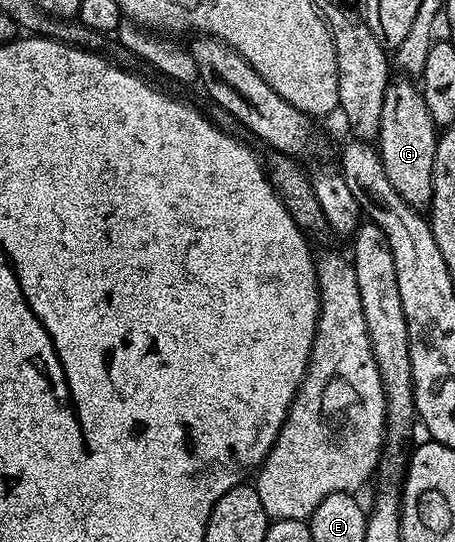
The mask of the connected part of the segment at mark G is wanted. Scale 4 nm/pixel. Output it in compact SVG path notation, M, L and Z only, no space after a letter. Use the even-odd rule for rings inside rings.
M396 78L389 82L386 97L382 101L382 121L378 136L380 160L386 177L390 177L390 185L398 189L398 197L402 197L402 201L406 201L406 205L415 211L423 212L432 206L432 174L438 128L430 117L430 109L426 109L426 101L419 86L411 78Z

